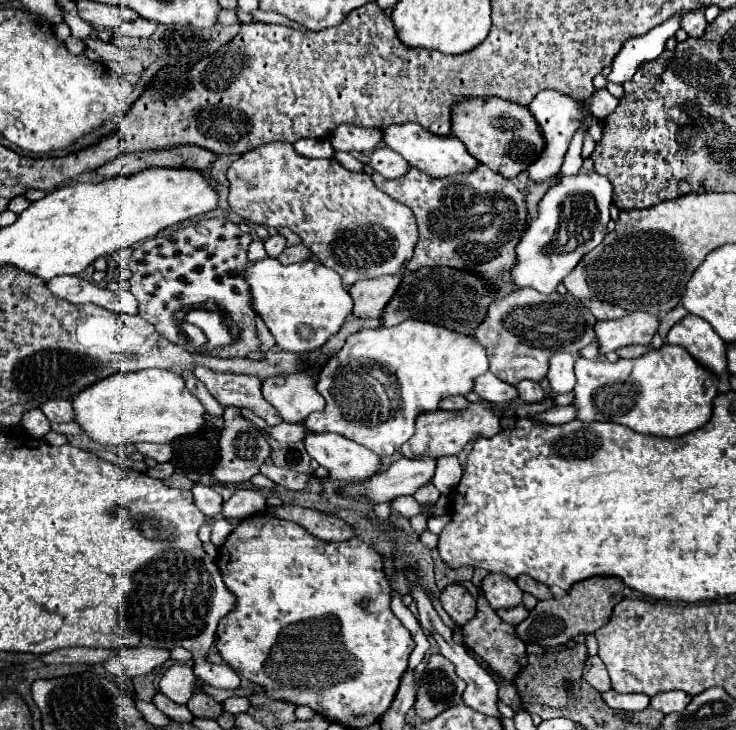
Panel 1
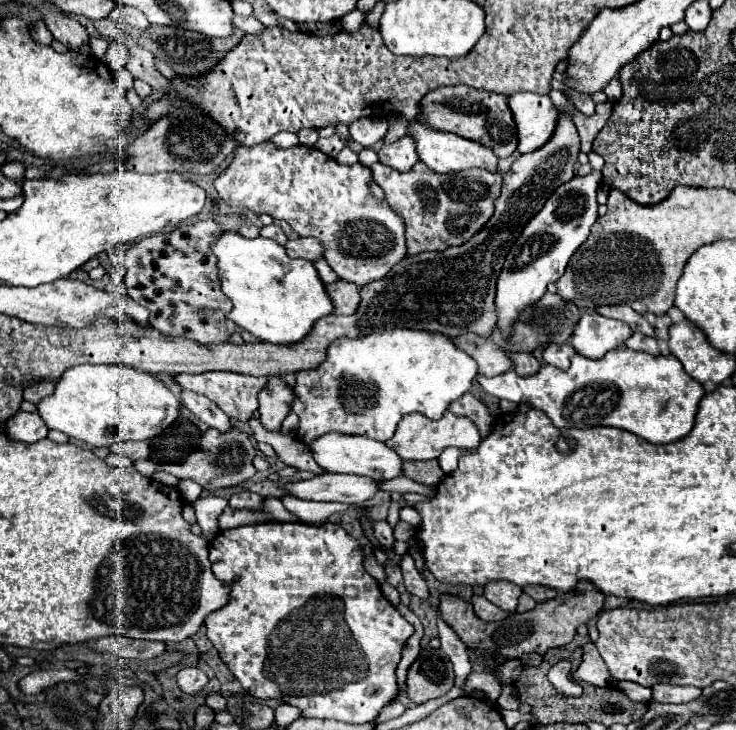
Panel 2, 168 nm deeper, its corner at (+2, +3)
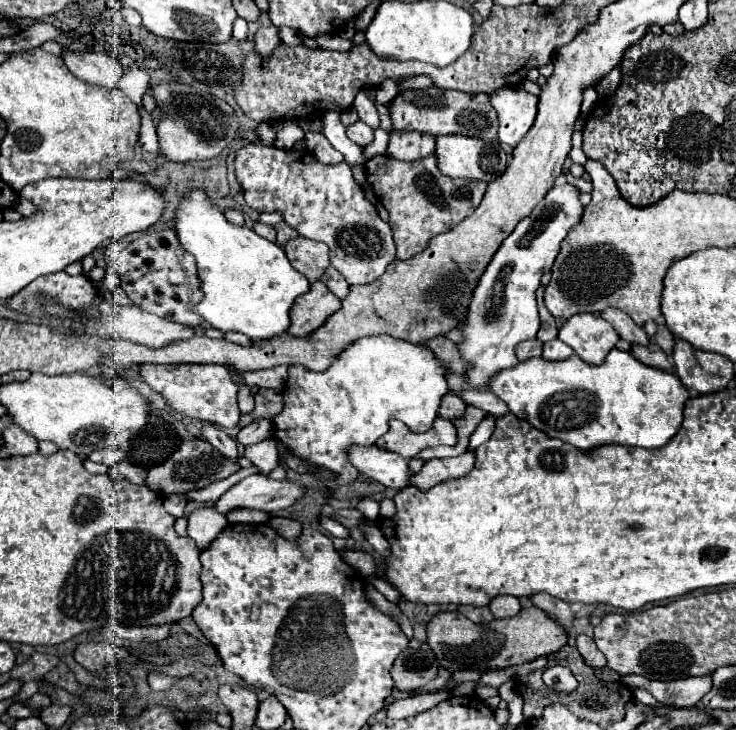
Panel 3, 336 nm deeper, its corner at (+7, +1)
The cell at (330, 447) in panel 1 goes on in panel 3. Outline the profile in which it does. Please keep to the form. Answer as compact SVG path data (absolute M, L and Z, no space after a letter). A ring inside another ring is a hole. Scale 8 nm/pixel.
M353 446L349 450L351 464L367 474L371 480L381 482L385 488L401 490L411 484L409 464L403 456L377 446Z

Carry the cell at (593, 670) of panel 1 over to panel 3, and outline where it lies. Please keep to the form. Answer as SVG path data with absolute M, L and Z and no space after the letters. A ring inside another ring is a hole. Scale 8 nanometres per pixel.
M581 634L581 636L577 636L575 646L577 646L579 654L583 656L583 660L585 660L589 666L605 666L605 664L607 664L607 660L605 660L603 652L599 652L599 650L597 650L597 646L595 646L593 638L589 638L589 636Z

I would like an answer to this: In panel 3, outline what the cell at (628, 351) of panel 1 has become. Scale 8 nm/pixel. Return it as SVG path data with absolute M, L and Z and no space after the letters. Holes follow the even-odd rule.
M647 344L647 346L633 346L631 348L631 354L639 360L639 362L643 362L643 364L647 364L647 366L651 366L651 368L657 368L657 370L665 370L665 372L673 372L675 370L675 366L673 366L673 360L657 346L657 344Z

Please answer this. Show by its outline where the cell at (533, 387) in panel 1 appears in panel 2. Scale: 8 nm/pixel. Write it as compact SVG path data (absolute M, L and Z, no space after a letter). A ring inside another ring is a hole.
M510 354L510 358L516 364L516 374L522 378L534 376L540 370L540 362L532 354Z

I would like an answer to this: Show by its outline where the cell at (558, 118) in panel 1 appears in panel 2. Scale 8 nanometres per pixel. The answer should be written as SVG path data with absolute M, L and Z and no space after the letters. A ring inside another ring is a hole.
M518 92L508 98L508 106L518 126L518 152L528 154L544 146L558 126L558 108L548 96Z

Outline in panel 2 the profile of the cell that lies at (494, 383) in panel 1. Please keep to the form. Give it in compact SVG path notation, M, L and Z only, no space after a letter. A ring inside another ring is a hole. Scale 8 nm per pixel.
M628 348L610 350L598 360L576 354L566 372L554 366L542 366L540 372L530 378L520 378L510 370L494 378L480 374L476 380L490 396L518 404L524 402L546 412L554 426L614 426L634 432L652 444L668 444L684 438L692 430L698 404L706 394L704 386L686 374L674 354L650 356Z

